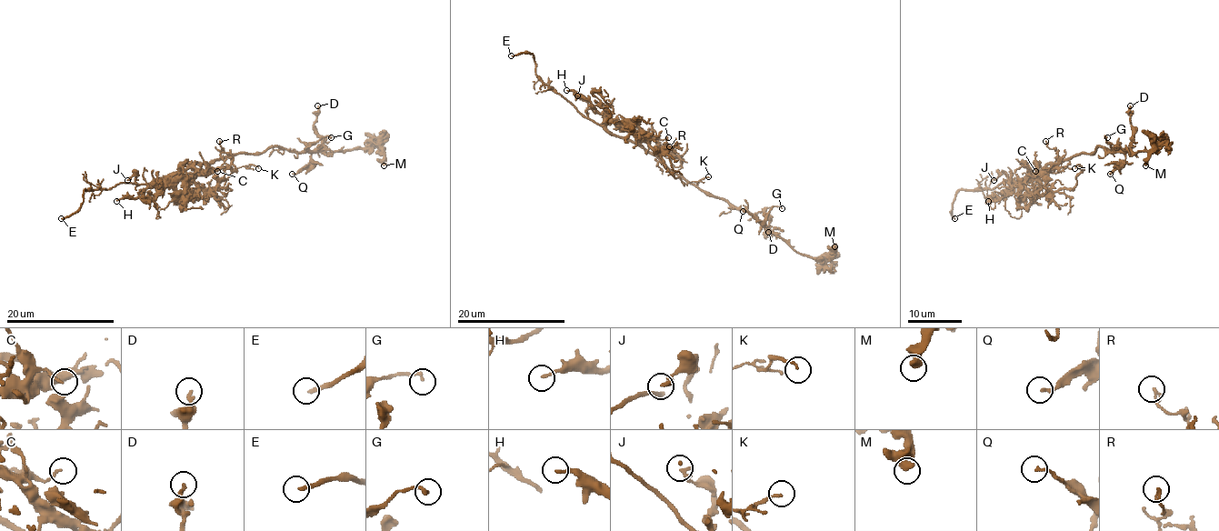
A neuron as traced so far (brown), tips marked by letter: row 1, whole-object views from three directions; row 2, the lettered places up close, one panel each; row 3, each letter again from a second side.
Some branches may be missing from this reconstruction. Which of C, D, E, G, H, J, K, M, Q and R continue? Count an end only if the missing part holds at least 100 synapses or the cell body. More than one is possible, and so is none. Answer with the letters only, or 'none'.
E

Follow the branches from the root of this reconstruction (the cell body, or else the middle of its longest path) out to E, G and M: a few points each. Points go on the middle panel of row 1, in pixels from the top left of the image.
E: (665, 165), (633, 143), (611, 135), (554, 93), (535, 74), (533, 55), (511, 55)
G: (665, 165), (702, 190), (753, 214), (774, 205), (782, 208)
M: (665, 165), (702, 190), (748, 210), (801, 253), (821, 257), (827, 255), (834, 246)

